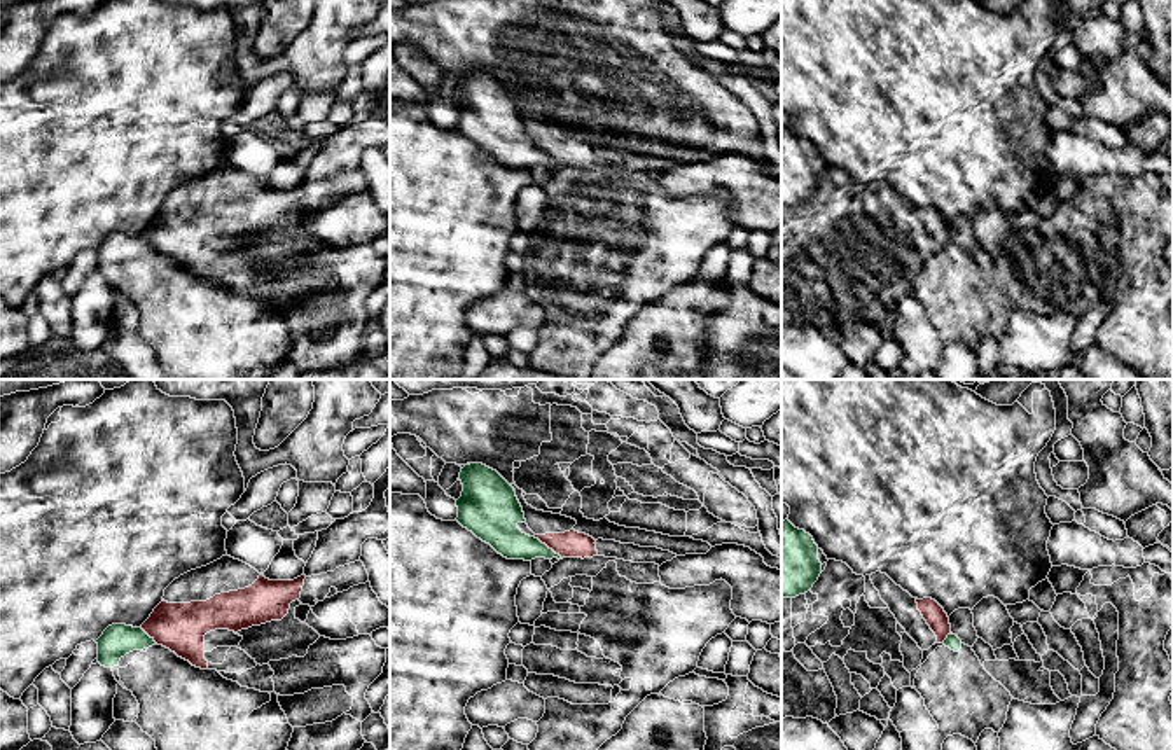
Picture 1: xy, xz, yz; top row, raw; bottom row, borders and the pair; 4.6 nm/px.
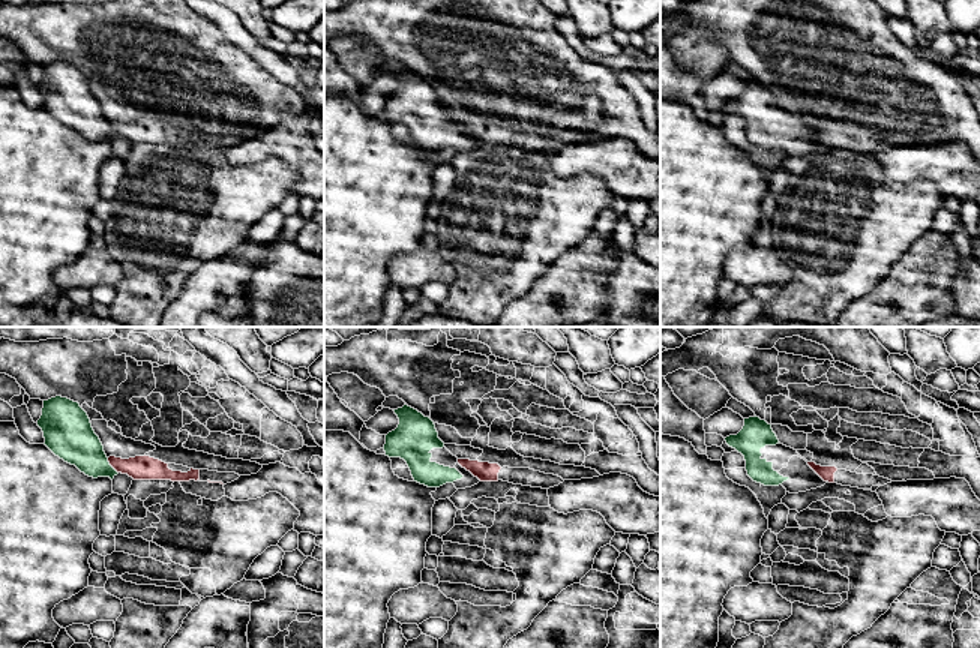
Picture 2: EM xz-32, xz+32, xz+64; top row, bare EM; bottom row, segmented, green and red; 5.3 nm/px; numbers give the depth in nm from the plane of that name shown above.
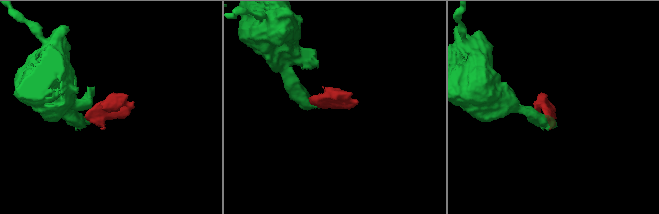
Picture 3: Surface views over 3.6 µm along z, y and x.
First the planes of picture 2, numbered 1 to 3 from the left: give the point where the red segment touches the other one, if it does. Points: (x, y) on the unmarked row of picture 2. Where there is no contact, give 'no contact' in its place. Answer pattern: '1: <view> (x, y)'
1: xz-32 (110, 129)
2: no contact
3: no contact

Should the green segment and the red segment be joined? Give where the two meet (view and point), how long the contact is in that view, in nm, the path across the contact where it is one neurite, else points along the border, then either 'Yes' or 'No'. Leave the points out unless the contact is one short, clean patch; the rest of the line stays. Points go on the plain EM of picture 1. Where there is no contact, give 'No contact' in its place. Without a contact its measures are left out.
Touches green at xz (546, 154). Shared border 170 nm. Boundary: xz (534, 145), (562, 166). No

